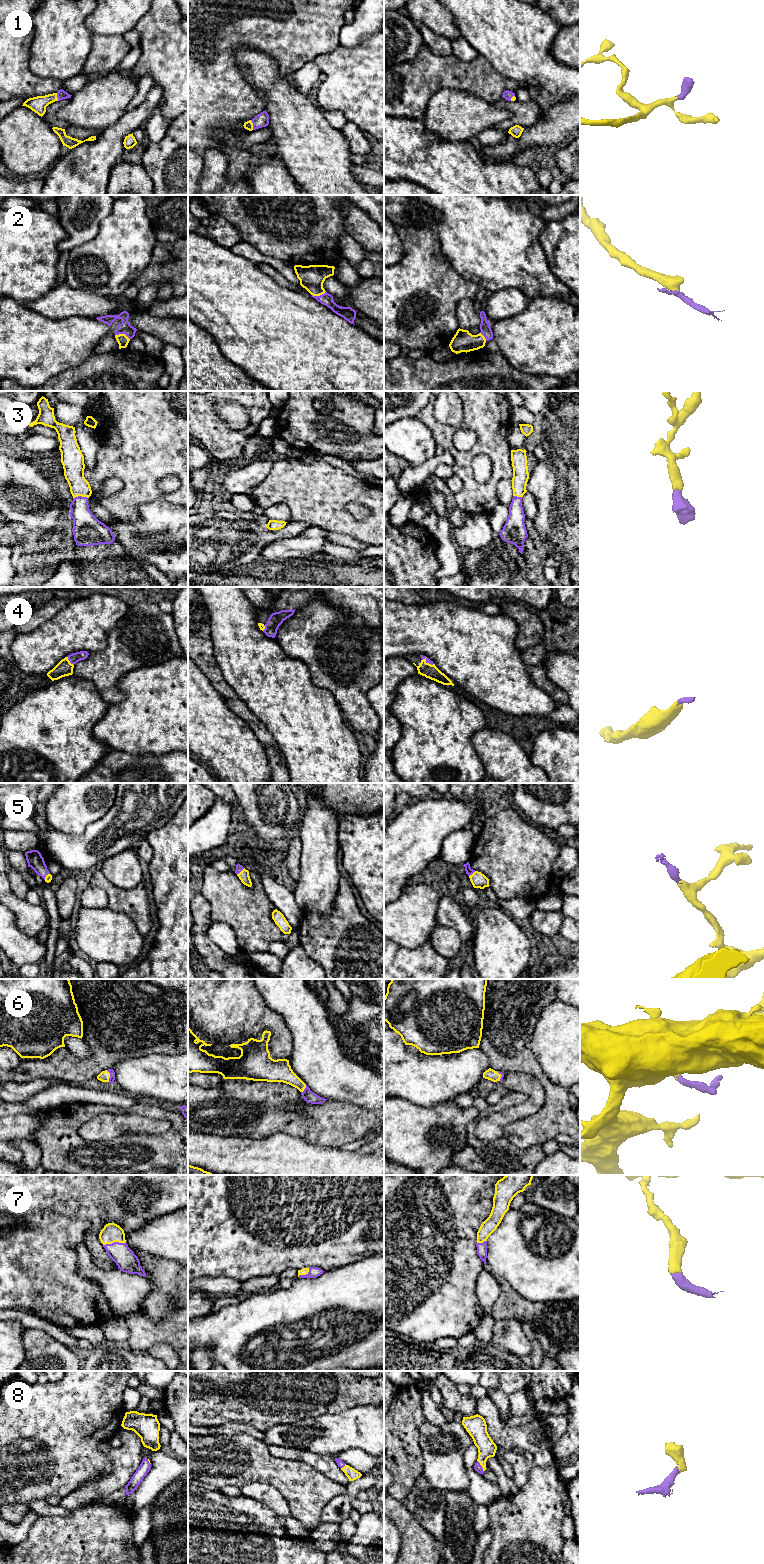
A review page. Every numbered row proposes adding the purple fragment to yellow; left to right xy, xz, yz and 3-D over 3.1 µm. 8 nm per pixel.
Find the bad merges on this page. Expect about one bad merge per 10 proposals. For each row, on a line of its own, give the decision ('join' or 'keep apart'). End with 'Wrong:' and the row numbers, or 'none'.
1: join
2: join
3: join
4: join
5: join
6: join
7: join
8: join
Wrong: none

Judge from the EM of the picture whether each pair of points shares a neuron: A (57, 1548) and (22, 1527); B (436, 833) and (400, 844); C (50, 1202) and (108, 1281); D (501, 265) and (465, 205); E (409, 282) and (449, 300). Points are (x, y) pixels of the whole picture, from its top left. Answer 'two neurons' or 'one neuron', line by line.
A: two neurons
B: one neuron
C: two neurons
D: one neuron
E: one neuron

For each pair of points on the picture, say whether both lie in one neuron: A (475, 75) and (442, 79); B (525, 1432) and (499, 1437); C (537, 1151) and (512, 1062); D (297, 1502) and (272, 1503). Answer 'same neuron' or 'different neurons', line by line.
A: same neuron
B: same neuron
C: different neurons
D: different neurons

